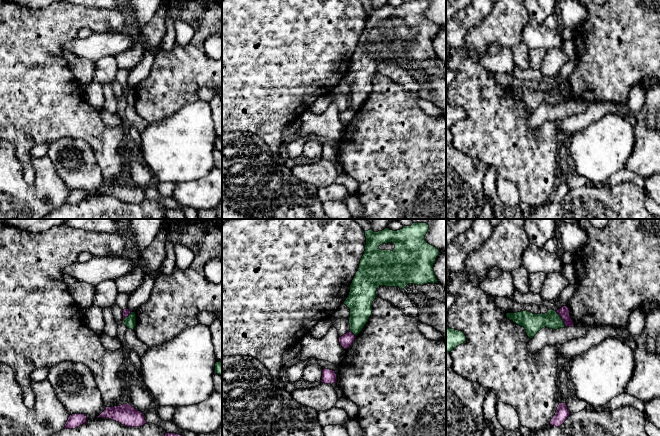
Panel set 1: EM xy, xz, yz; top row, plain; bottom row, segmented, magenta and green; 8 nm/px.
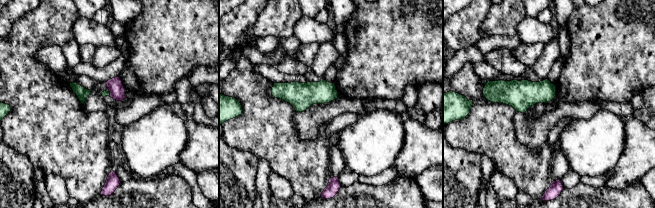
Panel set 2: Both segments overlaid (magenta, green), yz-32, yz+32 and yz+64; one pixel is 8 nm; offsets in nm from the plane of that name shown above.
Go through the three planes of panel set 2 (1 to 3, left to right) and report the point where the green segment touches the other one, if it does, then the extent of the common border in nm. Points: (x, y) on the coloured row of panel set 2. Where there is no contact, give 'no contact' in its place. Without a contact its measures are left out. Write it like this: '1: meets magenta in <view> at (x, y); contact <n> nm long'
1: meets magenta in yz-32 at (109, 91); contact 60 nm long
2: no contact
3: no contact

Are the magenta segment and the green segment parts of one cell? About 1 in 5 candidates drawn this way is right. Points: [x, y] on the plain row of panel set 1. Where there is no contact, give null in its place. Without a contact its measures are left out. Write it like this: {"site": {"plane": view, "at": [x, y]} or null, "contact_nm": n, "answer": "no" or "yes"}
{"site": {"plane": "yz", "at": [562, 95]}, "contact_nm": 160, "answer": "no"}

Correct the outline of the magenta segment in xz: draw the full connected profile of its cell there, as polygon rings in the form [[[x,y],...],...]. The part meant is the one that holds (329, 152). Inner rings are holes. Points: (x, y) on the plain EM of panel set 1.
[[[323,145],[322,146],[322,159],[325,160],[333,160],[337,157],[337,150],[335,147],[330,146],[330,145]]]

